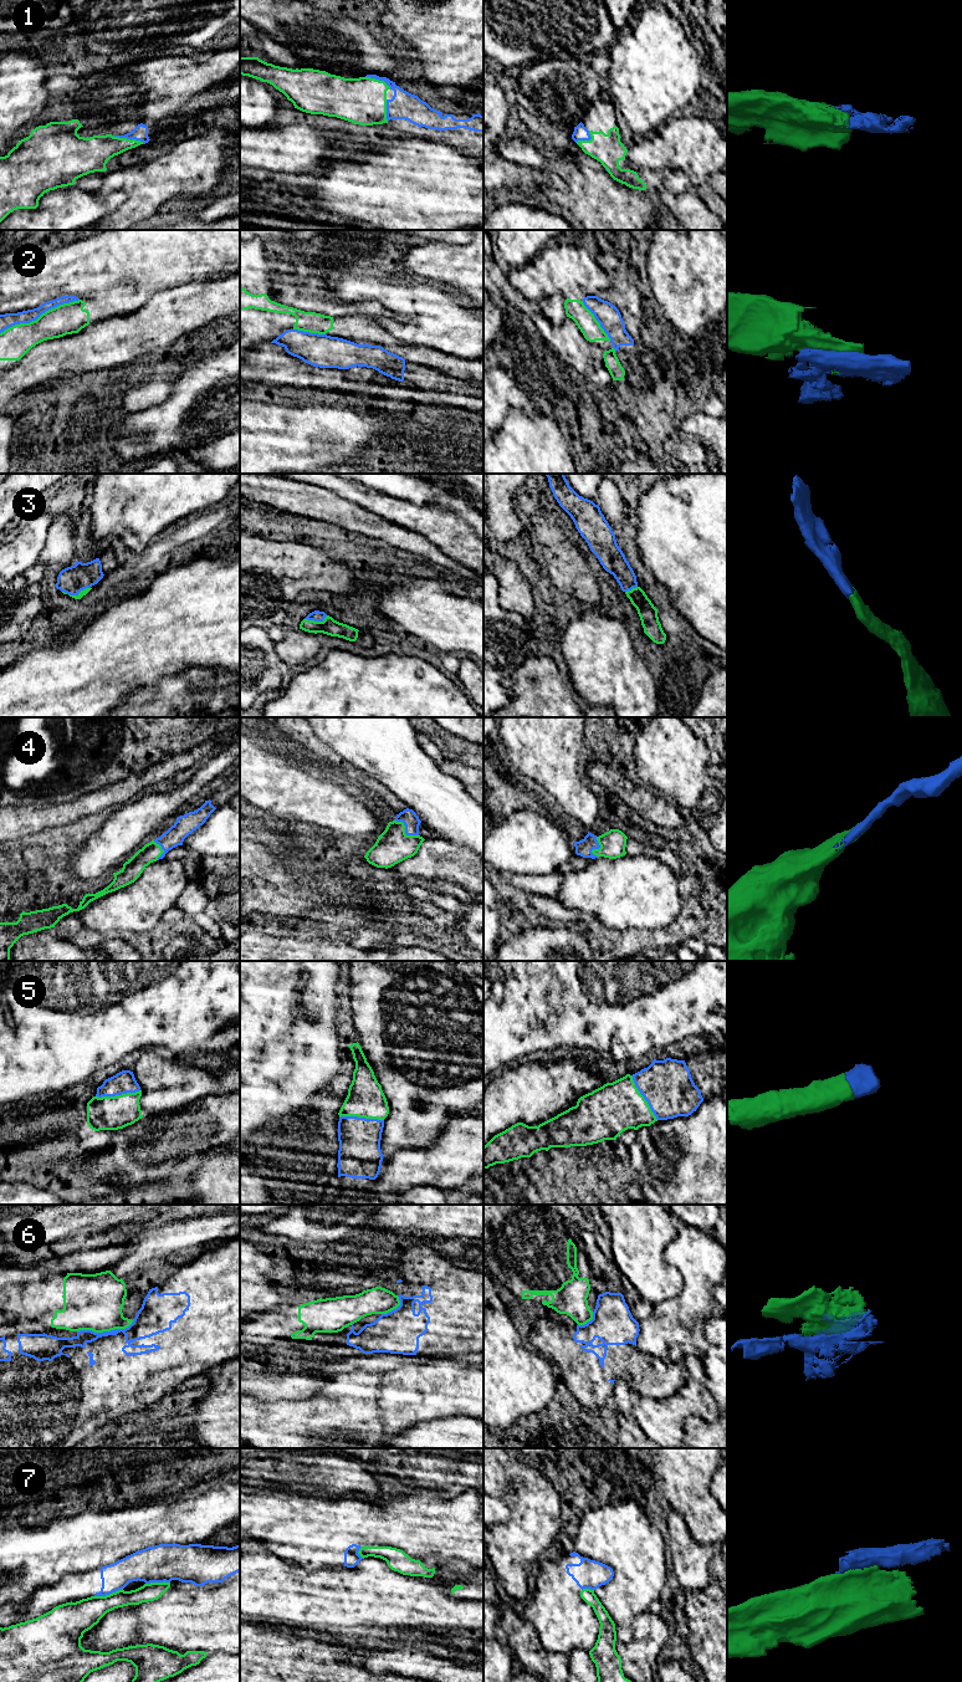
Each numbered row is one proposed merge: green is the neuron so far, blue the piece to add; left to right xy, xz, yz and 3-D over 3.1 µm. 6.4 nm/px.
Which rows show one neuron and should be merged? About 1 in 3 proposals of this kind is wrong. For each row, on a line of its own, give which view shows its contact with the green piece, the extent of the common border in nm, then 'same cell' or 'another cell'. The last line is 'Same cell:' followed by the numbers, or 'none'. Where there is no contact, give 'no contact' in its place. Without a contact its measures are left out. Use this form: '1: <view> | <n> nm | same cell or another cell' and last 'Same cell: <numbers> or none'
1: xy | 220 nm | same cell
2: xy | 550 nm | another cell
3: xy | 190 nm | same cell
4: xz | 190 nm | same cell
5: xy | 300 nm | same cell
6: xy | 380 nm | another cell
7: xy | 190 nm | another cell
Same cell: 1, 3, 4, 5

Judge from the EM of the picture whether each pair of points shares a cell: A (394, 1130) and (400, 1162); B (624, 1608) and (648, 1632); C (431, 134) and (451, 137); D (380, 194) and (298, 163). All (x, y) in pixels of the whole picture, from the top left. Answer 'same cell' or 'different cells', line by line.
A: different cells
B: different cells
C: same cell
D: different cells

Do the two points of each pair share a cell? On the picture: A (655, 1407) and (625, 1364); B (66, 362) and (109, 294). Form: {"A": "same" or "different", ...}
{"A": "different", "B": "different"}

